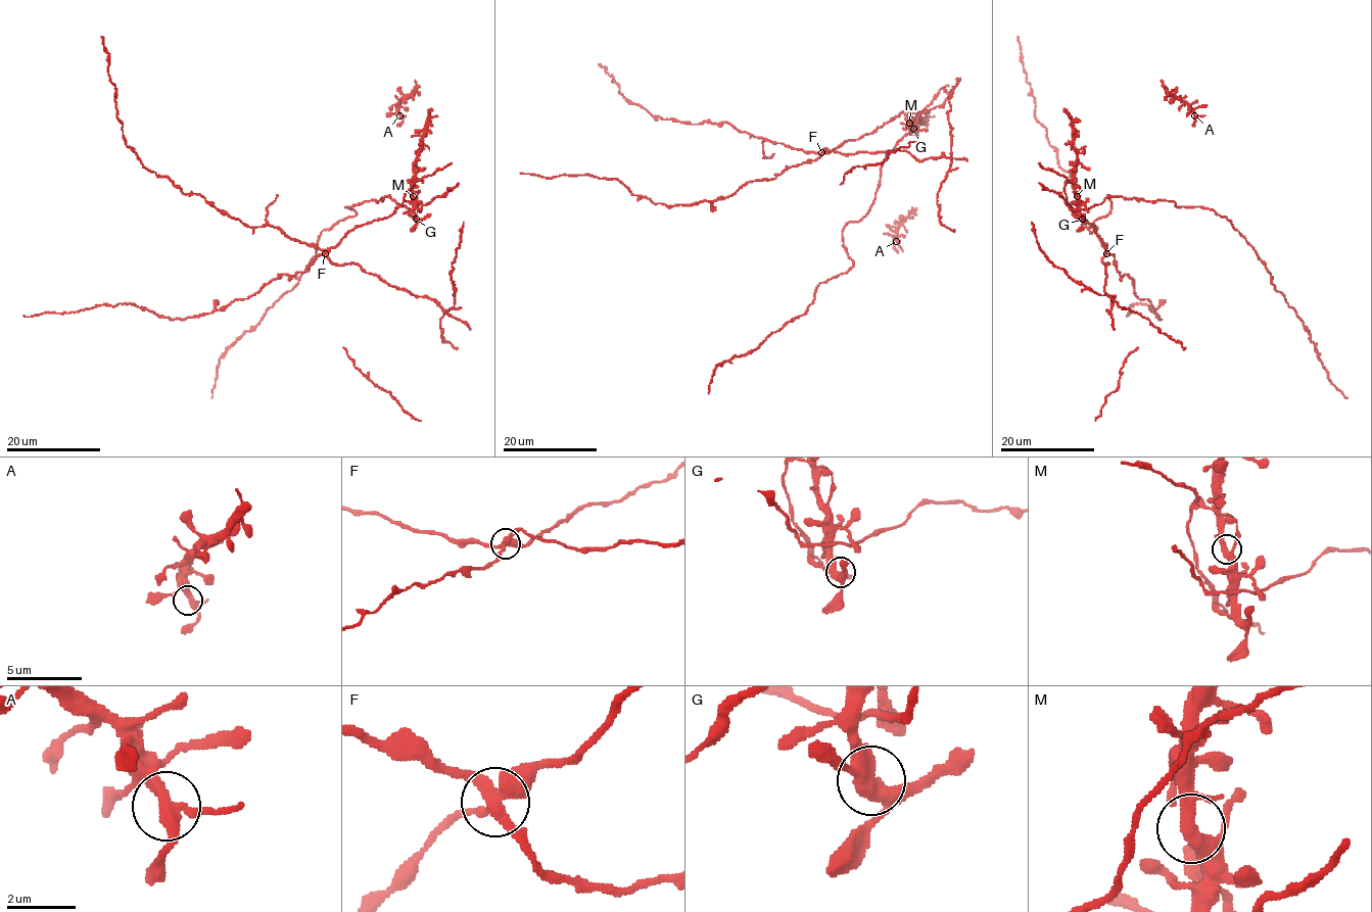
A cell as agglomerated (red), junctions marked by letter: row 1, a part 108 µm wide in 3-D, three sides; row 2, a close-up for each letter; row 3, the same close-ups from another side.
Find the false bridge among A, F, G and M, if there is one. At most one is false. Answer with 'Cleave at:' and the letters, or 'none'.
Cleave at: F

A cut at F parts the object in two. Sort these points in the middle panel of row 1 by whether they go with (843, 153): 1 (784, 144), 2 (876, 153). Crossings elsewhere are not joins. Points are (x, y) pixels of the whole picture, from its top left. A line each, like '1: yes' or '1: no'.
1: yes
2: yes

